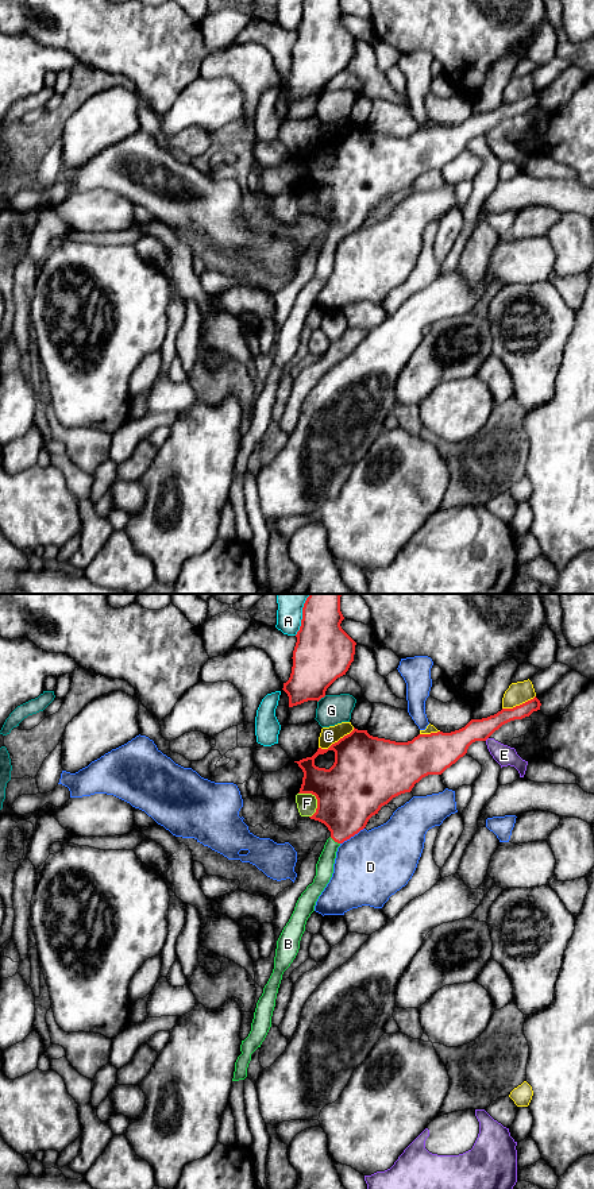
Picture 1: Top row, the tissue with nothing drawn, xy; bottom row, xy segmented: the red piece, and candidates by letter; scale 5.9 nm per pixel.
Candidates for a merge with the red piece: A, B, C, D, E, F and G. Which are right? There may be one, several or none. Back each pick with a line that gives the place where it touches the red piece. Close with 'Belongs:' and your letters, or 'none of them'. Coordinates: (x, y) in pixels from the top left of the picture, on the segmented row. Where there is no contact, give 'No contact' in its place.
B: Touches red at xy (335, 841)
Belongs: B

